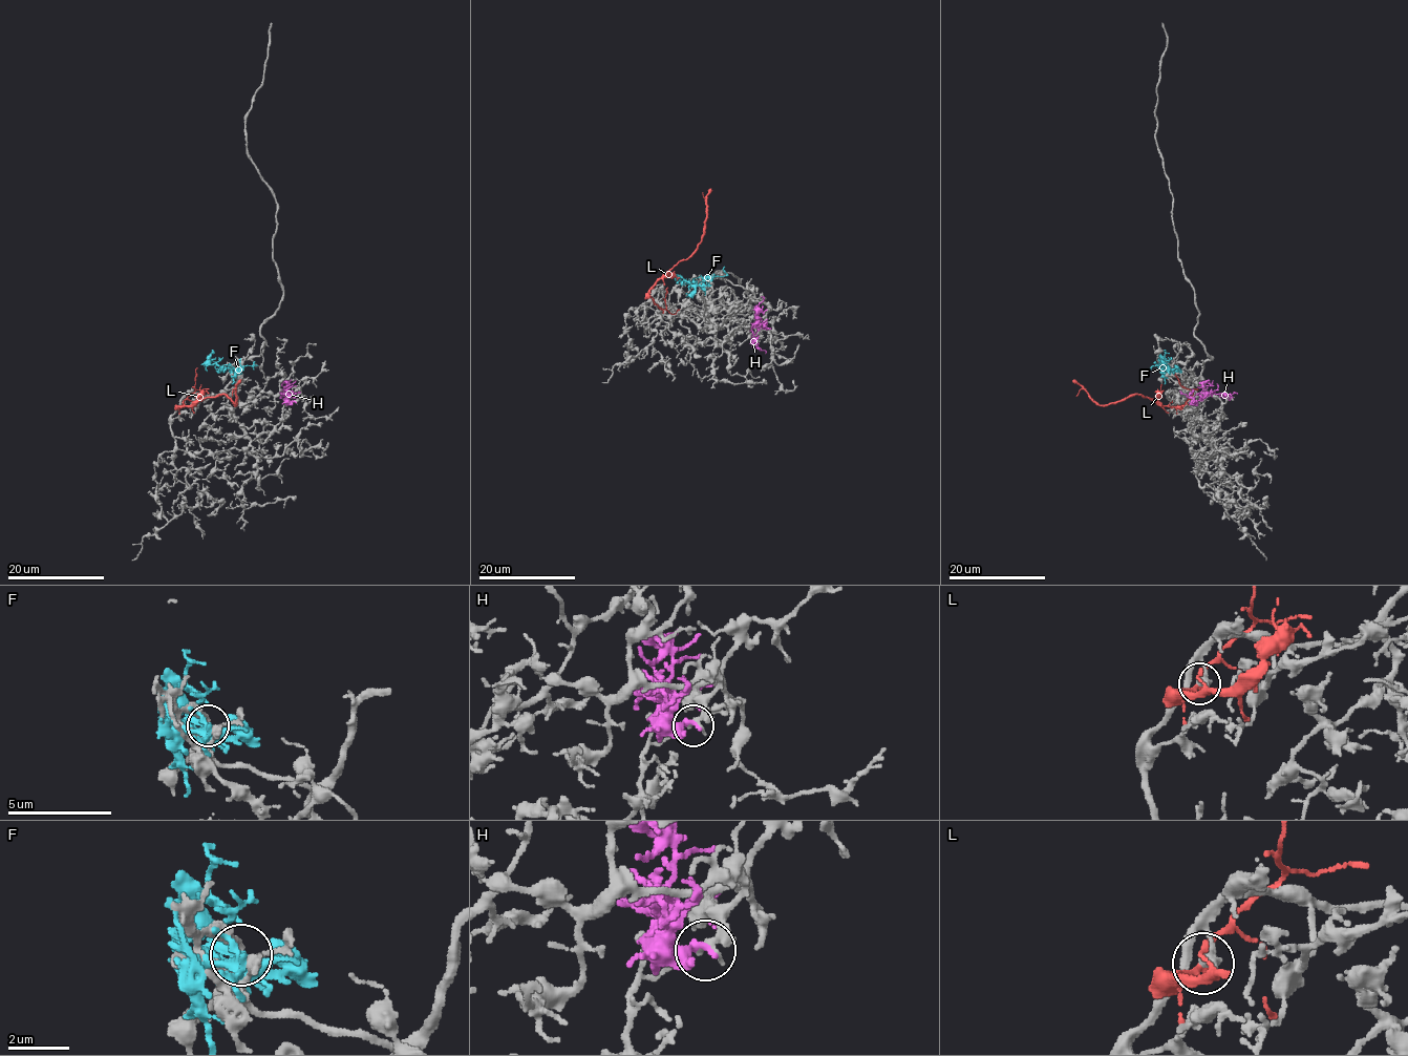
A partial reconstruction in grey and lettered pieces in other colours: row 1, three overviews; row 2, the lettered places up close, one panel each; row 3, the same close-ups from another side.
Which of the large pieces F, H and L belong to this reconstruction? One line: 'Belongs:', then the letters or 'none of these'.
Belongs: none of these

